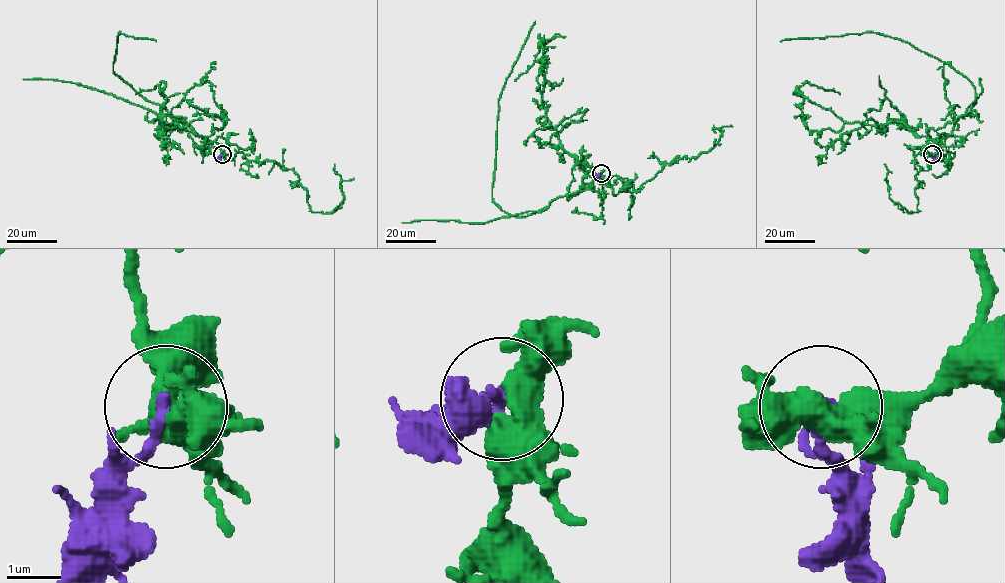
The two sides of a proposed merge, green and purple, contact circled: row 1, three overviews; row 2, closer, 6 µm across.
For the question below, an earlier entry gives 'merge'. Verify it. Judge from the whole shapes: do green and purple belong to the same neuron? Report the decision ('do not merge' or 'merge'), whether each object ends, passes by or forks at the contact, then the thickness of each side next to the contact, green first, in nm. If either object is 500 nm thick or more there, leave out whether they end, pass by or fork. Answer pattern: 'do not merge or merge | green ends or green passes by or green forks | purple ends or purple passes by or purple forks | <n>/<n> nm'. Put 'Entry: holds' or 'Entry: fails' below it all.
merge | green forks | purple ends | 440/240 nm
Entry: holds

